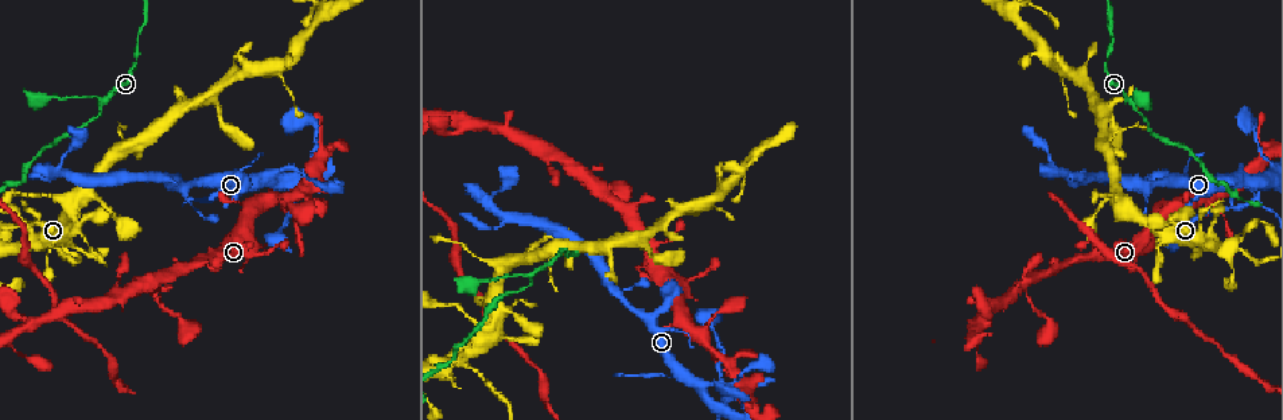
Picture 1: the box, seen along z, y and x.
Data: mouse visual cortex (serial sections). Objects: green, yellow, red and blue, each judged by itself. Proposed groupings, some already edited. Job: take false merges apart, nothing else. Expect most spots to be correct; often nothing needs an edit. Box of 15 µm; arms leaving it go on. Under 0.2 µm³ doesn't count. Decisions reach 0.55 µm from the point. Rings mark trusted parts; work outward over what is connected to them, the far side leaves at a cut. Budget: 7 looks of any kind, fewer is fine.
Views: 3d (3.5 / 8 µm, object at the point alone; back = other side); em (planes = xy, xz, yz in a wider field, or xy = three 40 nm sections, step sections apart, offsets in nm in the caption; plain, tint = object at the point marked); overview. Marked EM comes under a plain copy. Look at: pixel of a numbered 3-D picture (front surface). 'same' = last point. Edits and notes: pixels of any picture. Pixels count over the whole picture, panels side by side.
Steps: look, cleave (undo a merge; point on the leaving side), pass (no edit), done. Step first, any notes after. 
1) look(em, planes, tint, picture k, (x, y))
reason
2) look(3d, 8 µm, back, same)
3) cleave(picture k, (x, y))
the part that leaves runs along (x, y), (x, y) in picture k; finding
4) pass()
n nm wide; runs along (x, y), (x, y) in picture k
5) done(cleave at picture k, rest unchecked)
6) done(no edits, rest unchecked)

look(3d, 3.5 µm, picture 1, (106, 101))
branch point

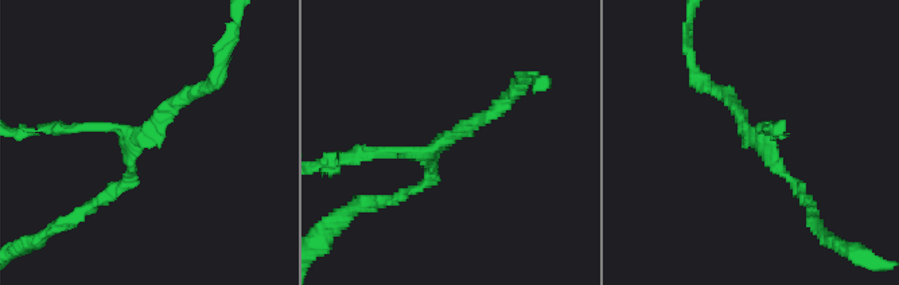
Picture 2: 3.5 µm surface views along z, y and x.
look(em, xy, step 5, tint, picture 2, (440, 145))

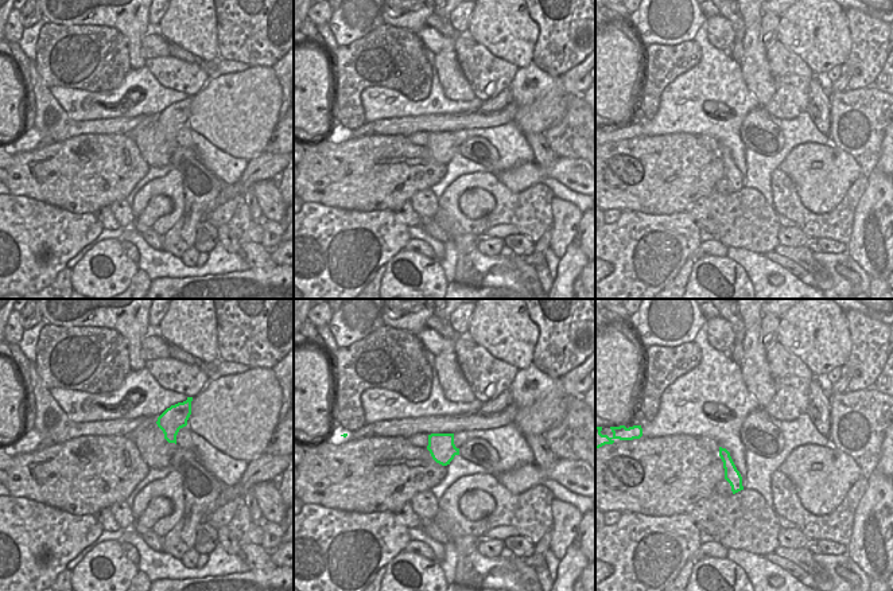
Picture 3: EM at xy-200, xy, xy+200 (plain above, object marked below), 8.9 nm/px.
look(em, xy, step 3, tint, same)
cut it another way

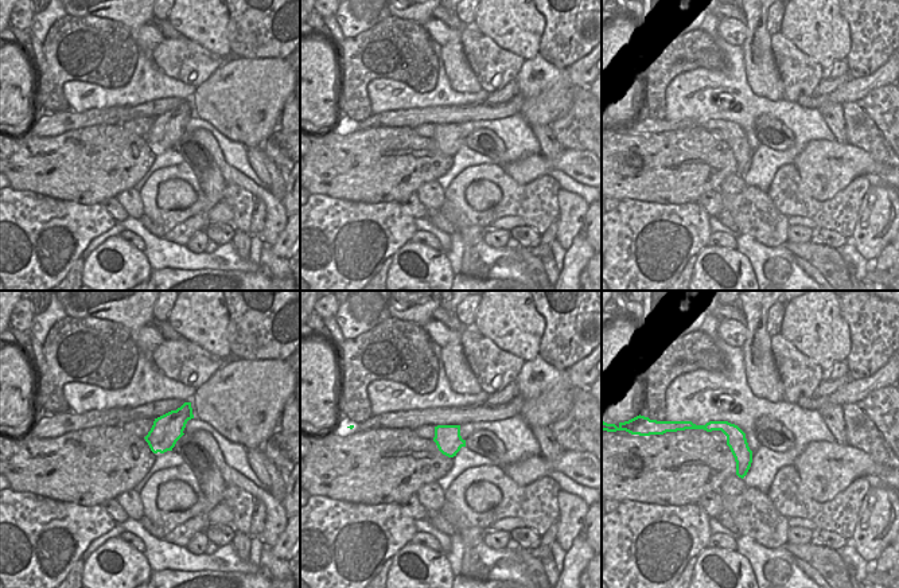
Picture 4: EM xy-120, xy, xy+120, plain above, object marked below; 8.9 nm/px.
pass()
240 nm wide; runs along (505, 101), (429, 152), (355, 159) in picture 2; continuous, no second cell

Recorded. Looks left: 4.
look(3d, 3.5 µm, picture 1, (325, 10))
arms part here

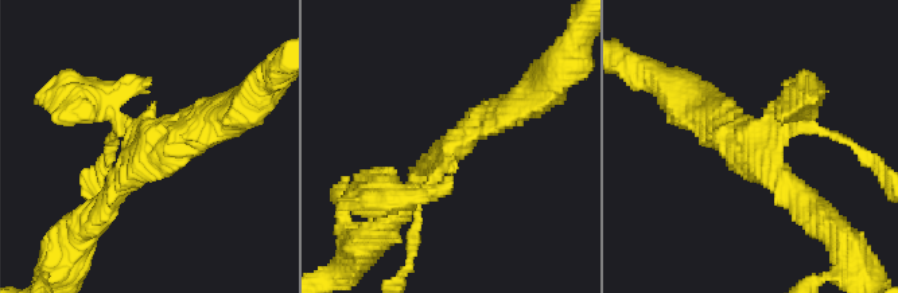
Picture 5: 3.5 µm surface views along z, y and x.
look(em, planes, tint, picture 5, (445, 150))
3 arms; arms of 150, 300, 350 nm; now the EM

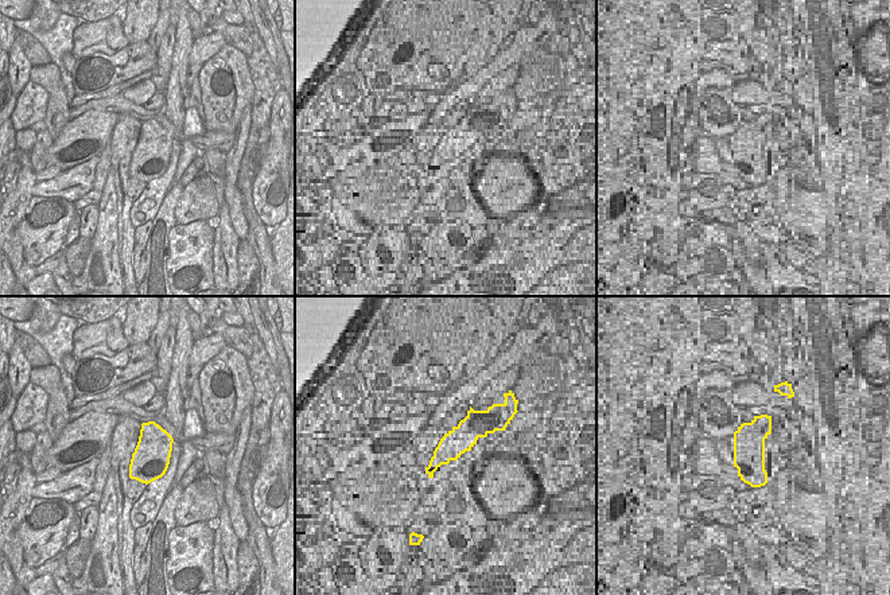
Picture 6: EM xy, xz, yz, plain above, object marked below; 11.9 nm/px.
pass()
runs along (400, 206), (474, 127), (520, 106) in picture 5; all the same cell

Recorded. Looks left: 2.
look(3d, 3.5 µm, picture 1, (150, 277))

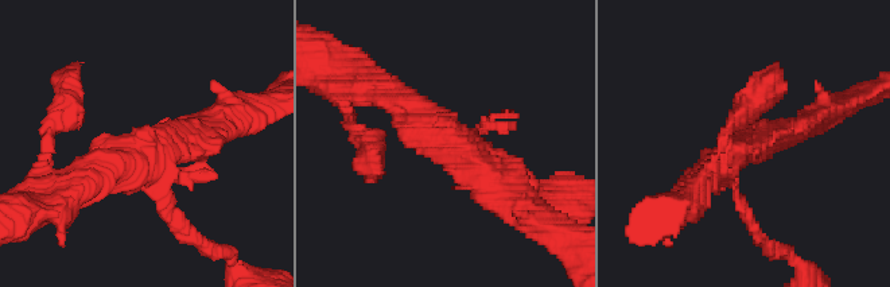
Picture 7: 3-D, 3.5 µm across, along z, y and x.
look(em, xy, step 2, tint, picture 7, (747, 143))
shape alone is not enough

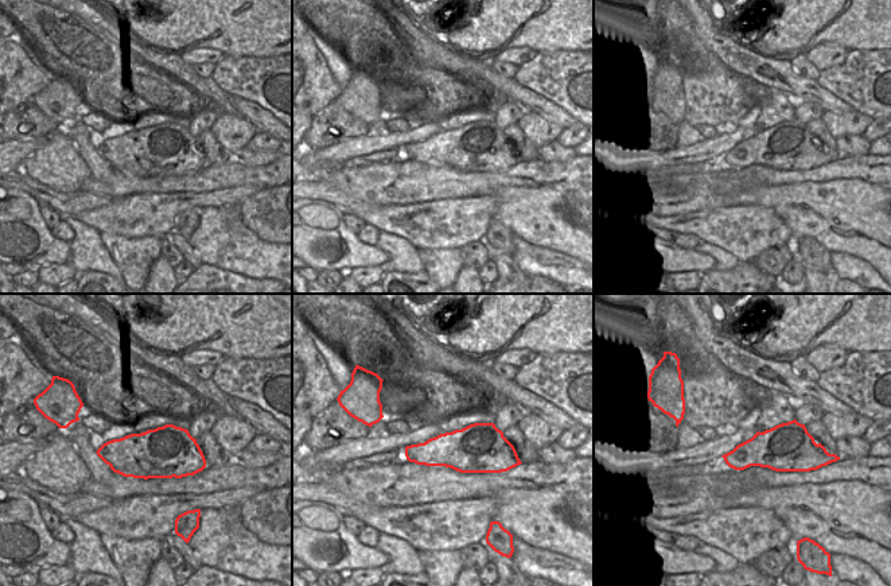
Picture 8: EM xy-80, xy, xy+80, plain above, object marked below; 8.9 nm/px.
pass()
runs along (519, 198), (387, 90) in picture 7; one cell here

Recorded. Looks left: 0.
done(no edits, rest unchecked)

